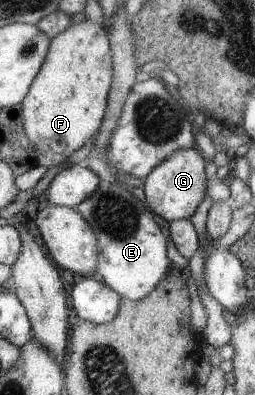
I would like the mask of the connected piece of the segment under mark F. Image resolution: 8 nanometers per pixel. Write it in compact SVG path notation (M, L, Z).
M90 20L70 23L49 43L39 73L20 104L23 130L33 150L34 165L50 168L64 162L98 131L112 83L112 62L106 29Z

